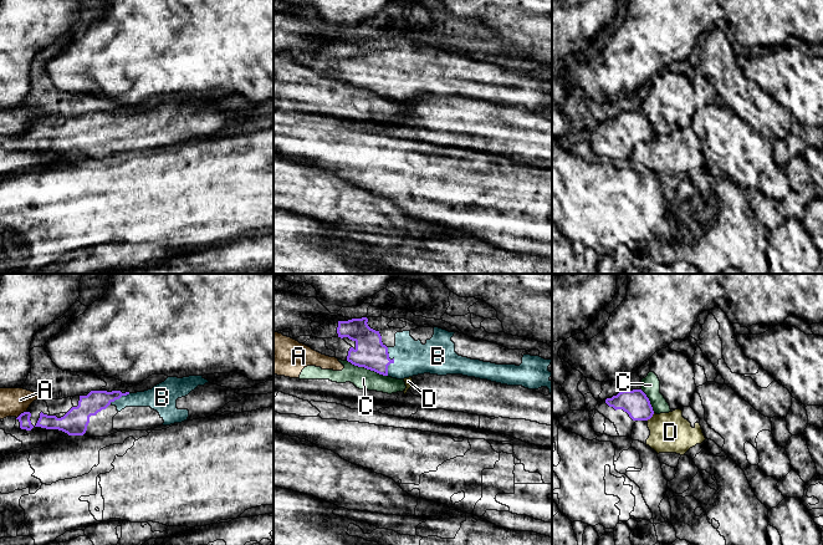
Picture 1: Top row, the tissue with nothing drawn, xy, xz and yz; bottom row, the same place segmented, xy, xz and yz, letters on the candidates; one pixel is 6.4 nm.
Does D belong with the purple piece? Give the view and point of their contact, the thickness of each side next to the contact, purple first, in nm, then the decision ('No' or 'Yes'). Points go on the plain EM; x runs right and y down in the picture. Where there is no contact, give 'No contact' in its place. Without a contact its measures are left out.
Touches purple at yz (650, 138). Thickness 170 nm (purple) against 260 nm. No

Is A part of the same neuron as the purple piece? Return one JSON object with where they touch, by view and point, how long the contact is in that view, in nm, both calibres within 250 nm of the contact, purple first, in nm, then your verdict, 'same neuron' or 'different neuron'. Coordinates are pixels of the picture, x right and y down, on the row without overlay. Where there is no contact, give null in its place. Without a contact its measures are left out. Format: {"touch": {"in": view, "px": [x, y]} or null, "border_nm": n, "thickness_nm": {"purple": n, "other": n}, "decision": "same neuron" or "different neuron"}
{"touch": {"in": "xy", "px": [20, 136]}, "border_nm": 80, "thickness_nm": {"purple": 80, "other": 180}, "decision": "different neuron"}

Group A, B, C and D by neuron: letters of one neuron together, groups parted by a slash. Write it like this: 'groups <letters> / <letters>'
groups A C / B / D

